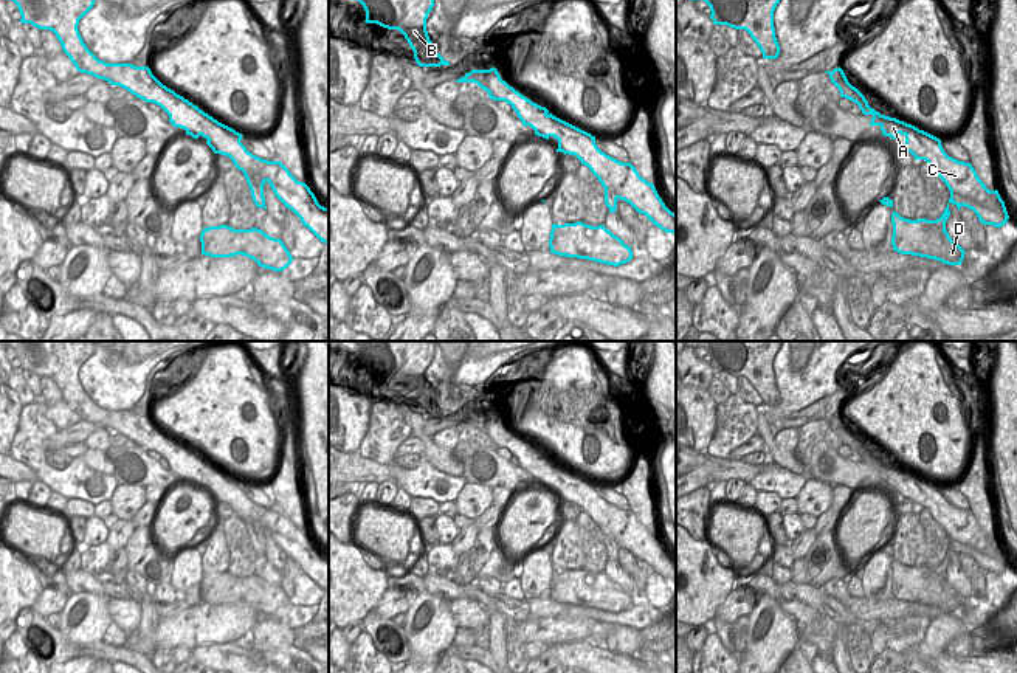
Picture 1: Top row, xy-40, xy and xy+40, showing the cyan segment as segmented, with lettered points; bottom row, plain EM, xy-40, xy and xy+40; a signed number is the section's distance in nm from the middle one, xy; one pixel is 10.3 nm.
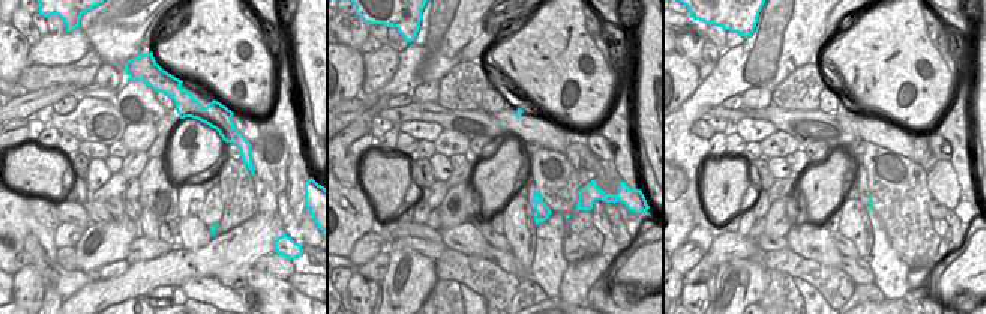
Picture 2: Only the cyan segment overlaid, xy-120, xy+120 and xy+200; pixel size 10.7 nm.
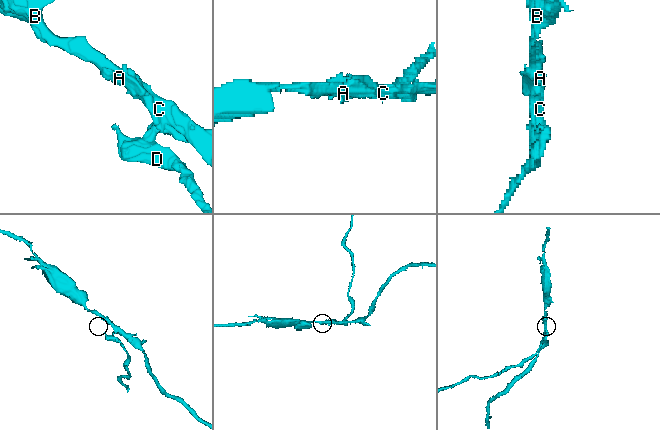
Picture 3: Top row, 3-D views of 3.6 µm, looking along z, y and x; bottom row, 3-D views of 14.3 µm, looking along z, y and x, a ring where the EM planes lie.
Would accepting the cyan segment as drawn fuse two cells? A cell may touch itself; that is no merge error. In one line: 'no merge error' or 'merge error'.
merge error

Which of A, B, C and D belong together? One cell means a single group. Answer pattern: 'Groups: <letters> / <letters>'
Groups: A B C / D.

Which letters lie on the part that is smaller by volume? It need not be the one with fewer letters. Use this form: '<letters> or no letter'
D.

